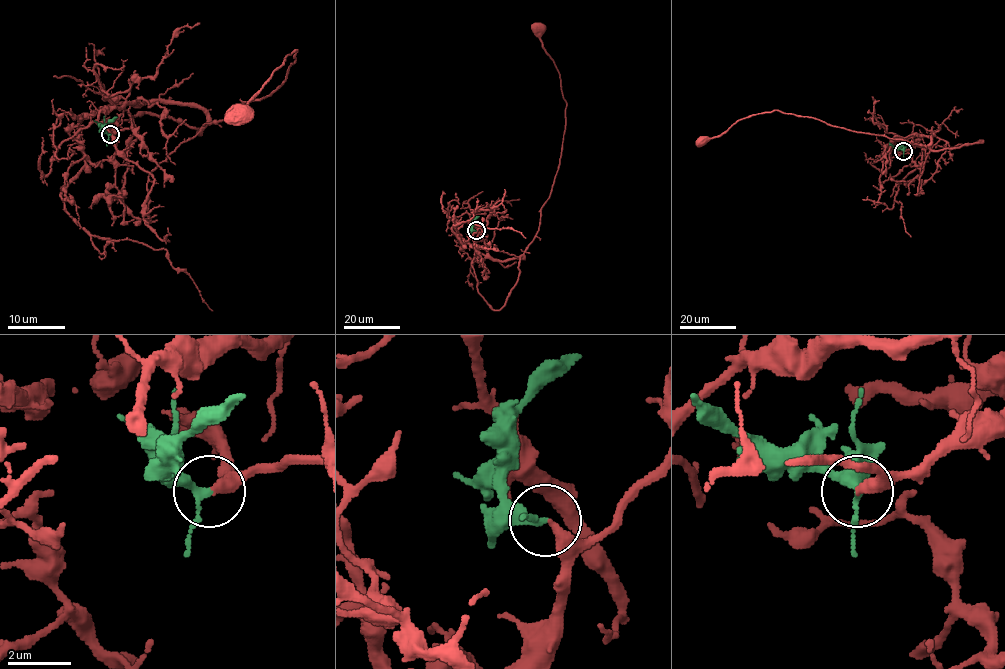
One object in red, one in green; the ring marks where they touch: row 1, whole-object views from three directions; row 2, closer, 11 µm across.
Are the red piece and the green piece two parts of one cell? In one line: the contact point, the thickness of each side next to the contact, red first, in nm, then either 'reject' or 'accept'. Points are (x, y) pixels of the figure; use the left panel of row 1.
place (110, 134); calibres 360 and 200 nm; accept

